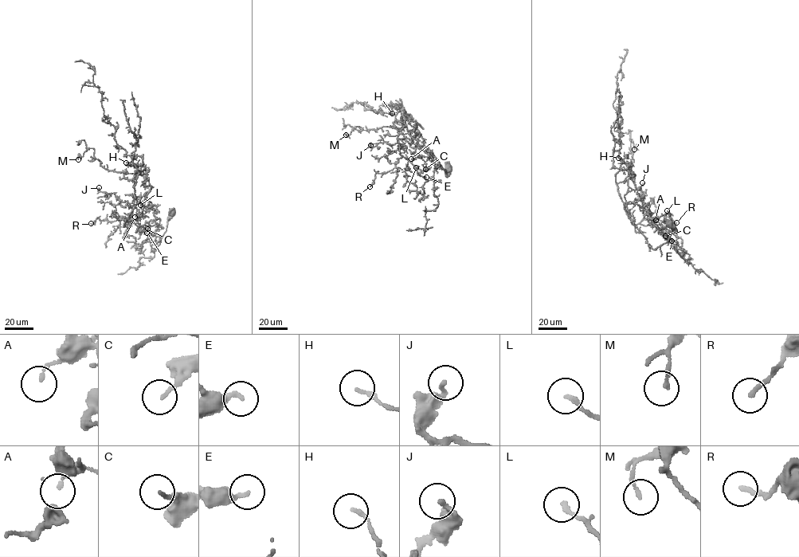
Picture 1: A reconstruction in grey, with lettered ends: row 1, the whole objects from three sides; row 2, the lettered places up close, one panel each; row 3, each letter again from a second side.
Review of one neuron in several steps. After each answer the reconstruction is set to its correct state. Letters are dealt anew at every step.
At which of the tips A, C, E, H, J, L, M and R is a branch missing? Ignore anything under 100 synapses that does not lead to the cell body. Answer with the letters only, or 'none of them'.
none of them

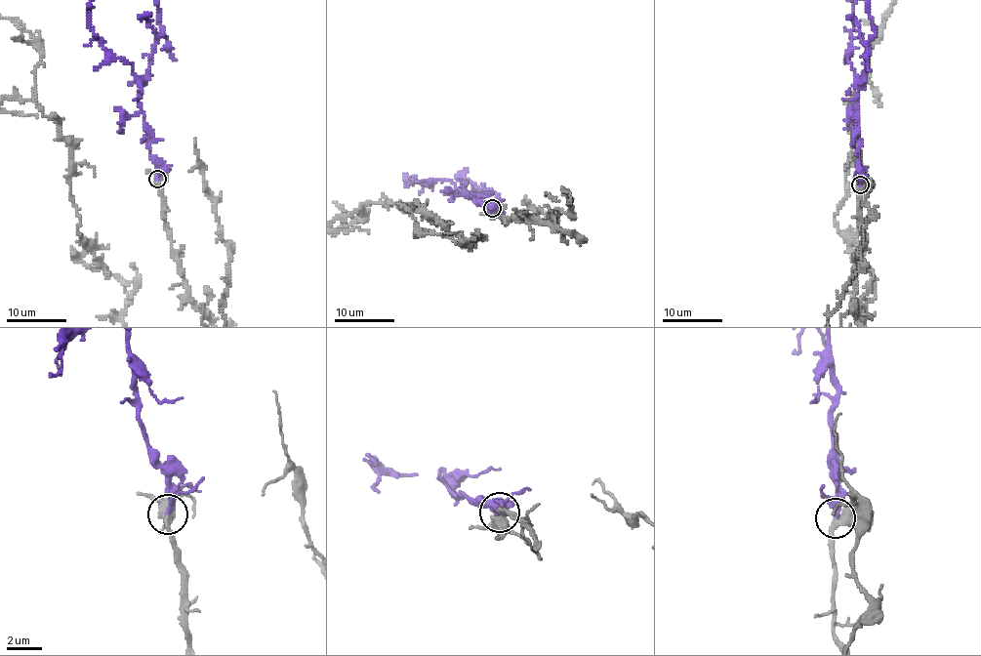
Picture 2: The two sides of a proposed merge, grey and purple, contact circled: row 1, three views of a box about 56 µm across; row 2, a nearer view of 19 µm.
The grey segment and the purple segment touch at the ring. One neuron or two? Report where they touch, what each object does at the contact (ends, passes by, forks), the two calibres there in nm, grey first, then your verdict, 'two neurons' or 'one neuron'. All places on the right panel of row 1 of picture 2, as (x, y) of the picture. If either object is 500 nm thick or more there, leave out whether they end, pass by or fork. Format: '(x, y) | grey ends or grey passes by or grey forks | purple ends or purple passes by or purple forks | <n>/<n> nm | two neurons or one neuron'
(860, 184) | grey passes by | purple ends | 400/280 nm | one neuron

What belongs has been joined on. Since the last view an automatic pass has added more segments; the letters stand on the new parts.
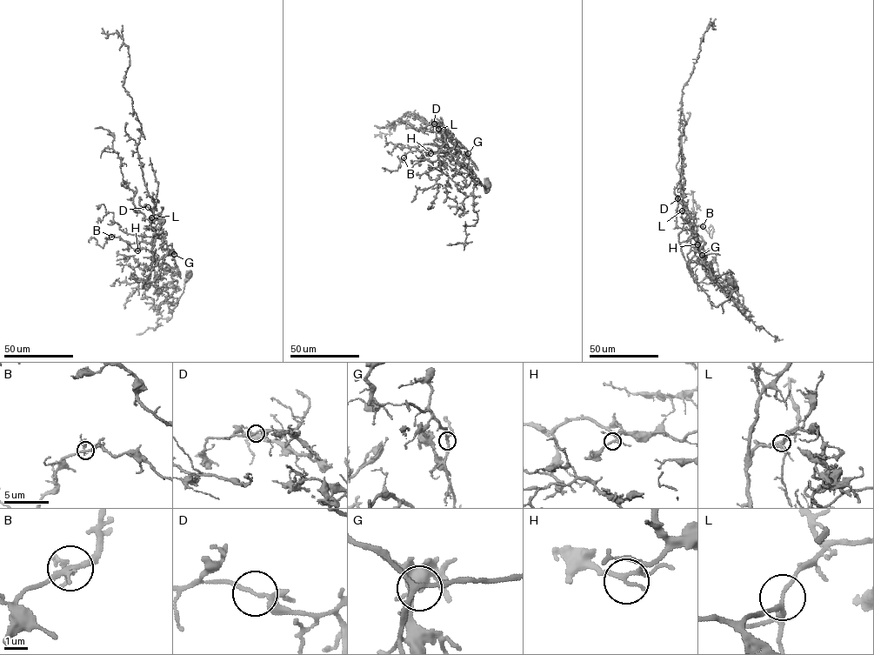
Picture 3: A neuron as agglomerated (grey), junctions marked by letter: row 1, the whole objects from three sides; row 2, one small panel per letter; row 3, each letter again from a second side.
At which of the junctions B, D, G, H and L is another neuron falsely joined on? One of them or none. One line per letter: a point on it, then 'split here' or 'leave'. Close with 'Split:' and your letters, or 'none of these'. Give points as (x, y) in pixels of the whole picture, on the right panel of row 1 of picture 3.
B: at (703, 226); leave
D: at (677, 198); leave
G: at (702, 255); leave
H: at (697, 244); leave
L: at (682, 210); leave
Split: none of these

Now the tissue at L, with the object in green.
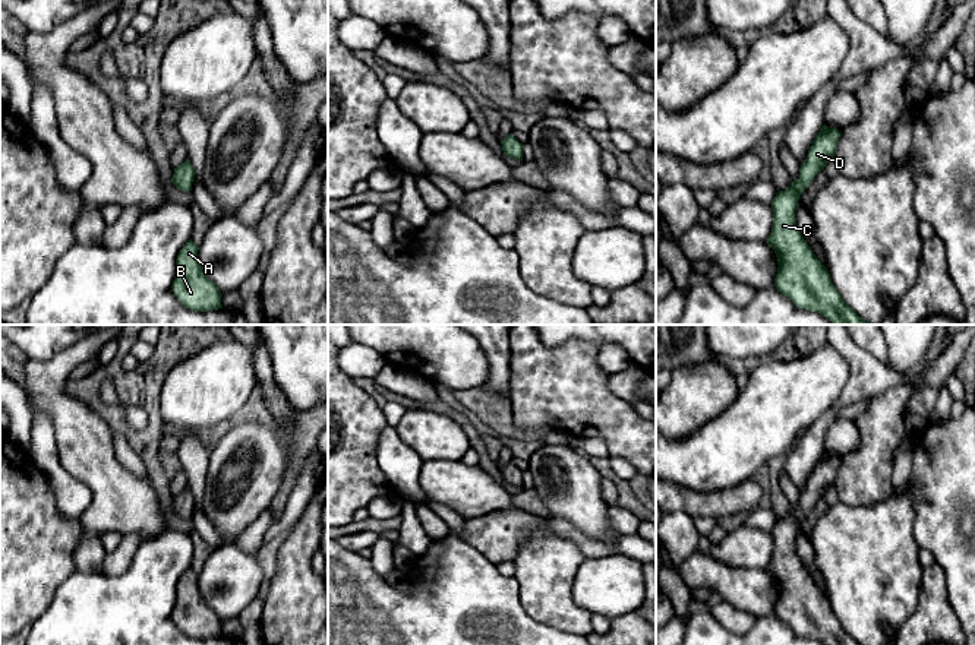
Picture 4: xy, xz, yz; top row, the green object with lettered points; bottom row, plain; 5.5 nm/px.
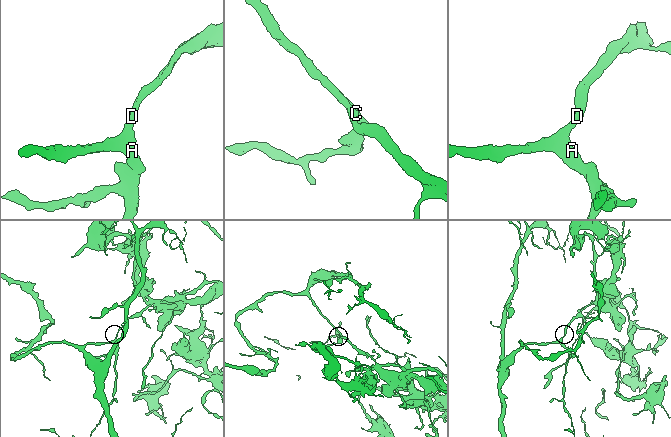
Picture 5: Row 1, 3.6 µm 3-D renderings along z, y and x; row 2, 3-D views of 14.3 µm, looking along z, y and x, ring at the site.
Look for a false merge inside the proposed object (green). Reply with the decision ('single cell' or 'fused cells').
single cell

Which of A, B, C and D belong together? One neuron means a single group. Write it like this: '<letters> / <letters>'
A B C D

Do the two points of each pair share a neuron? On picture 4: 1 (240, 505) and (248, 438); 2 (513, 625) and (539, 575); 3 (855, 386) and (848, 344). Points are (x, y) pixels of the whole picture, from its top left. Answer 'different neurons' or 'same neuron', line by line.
1: same neuron
2: different neurons
3: same neuron

